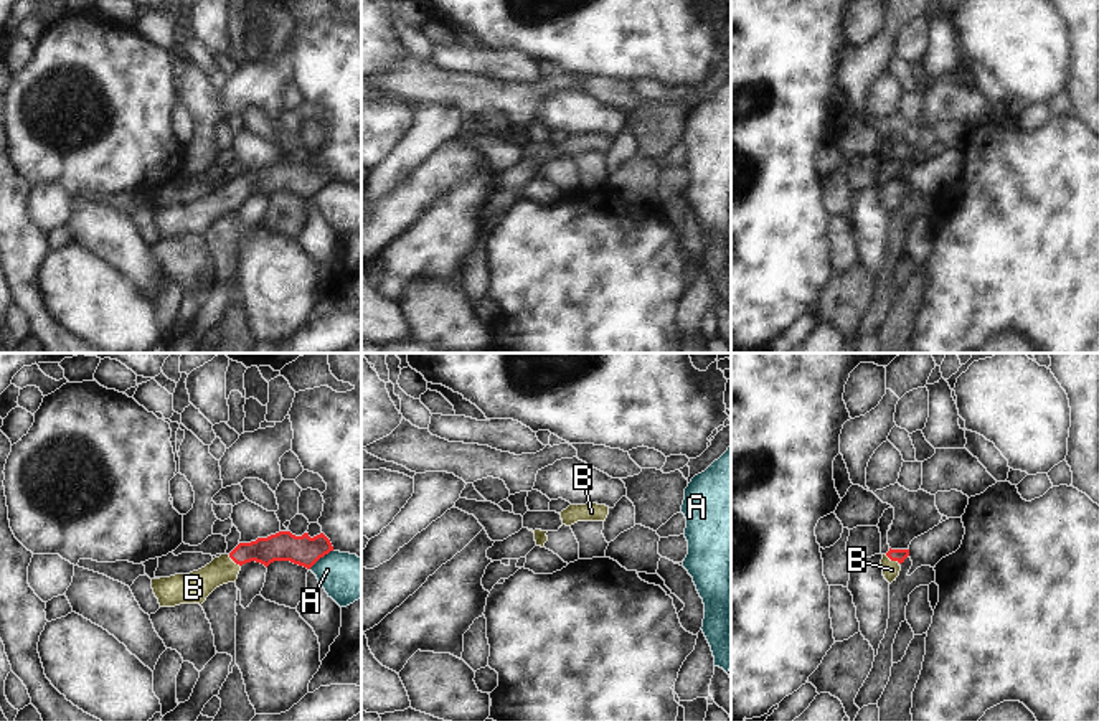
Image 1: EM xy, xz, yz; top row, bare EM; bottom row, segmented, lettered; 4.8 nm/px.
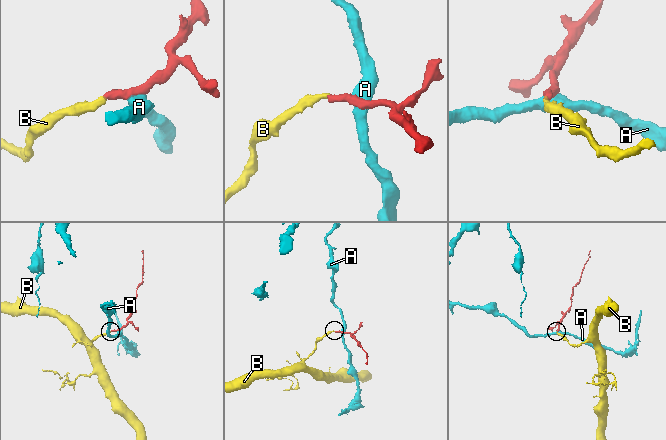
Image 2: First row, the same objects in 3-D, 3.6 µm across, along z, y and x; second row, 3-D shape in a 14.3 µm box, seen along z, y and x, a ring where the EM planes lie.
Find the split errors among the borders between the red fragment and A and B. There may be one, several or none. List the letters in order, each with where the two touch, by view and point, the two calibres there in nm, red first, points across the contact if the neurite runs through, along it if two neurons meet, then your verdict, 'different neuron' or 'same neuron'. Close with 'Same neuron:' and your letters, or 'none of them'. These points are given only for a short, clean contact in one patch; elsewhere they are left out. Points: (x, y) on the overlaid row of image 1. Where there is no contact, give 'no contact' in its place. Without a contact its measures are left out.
A: xy (320, 556) | 150/240 nm | along xy (332, 550), (309, 568) | different neuron
B: yz (893, 560) | 60/80 nm | across yz (895, 555), (893, 560), (891, 570) | same neuron
Same neuron: B

